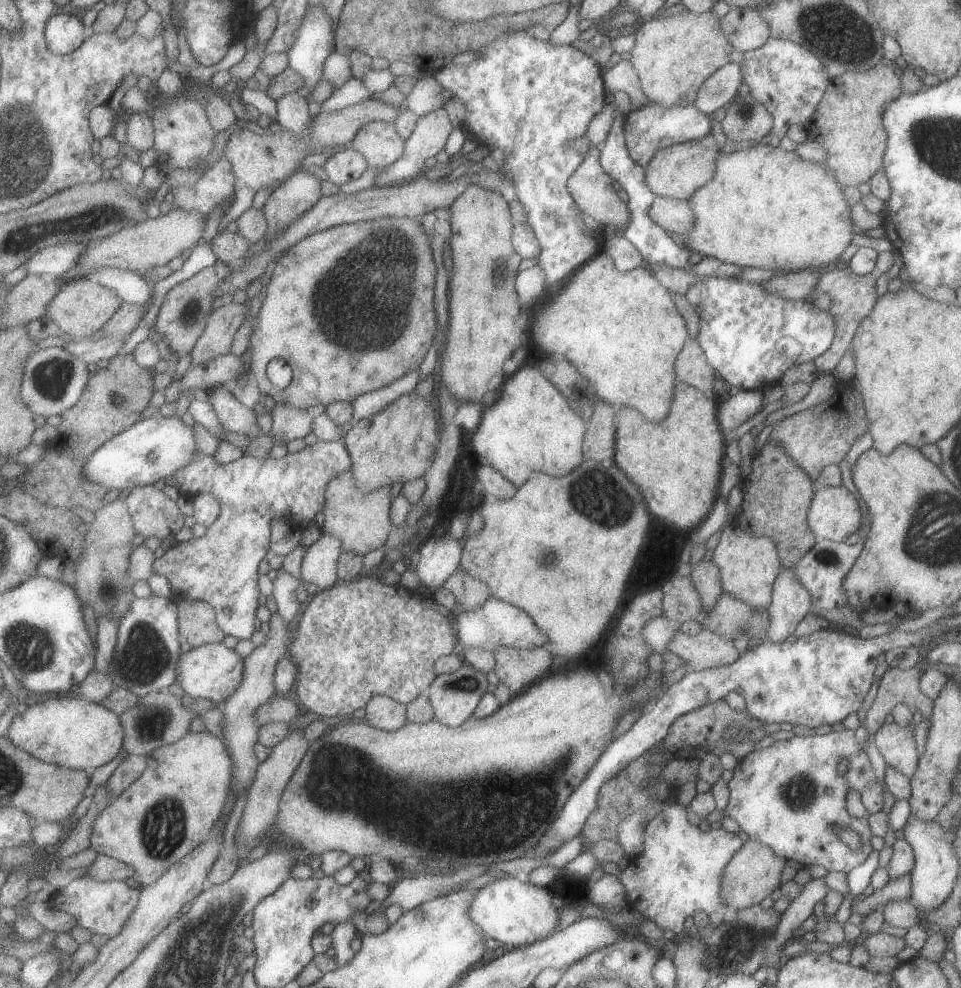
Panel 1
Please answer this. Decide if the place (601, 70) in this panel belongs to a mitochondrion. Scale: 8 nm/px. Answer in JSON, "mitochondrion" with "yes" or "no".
{"mitochondrion":"no"}

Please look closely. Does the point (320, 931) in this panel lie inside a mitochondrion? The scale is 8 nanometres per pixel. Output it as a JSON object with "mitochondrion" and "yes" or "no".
{"mitochondrion":"no"}

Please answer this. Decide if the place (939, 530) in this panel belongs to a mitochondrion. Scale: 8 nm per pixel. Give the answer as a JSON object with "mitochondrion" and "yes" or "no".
{"mitochondrion":"yes"}

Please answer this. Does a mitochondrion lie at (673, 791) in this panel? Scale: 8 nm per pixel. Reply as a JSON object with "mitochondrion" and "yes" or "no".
{"mitochondrion":"no"}

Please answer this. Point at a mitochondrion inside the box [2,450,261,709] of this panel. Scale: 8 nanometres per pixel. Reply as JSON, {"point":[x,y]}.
{"point":[33,647]}

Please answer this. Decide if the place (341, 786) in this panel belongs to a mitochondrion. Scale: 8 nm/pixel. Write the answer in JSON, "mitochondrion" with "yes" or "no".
{"mitochondrion":"yes"}

